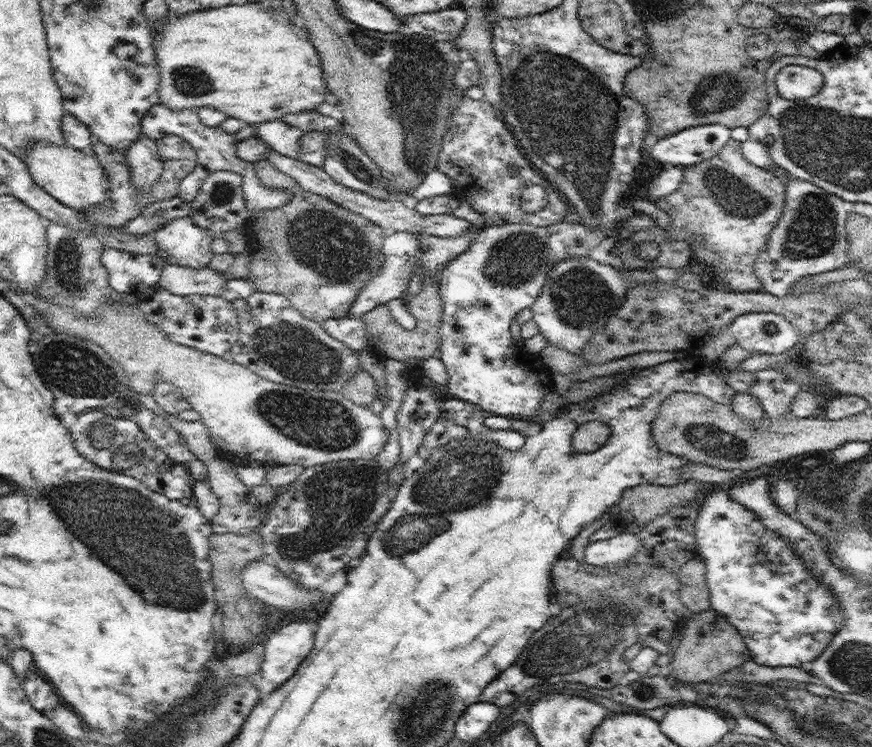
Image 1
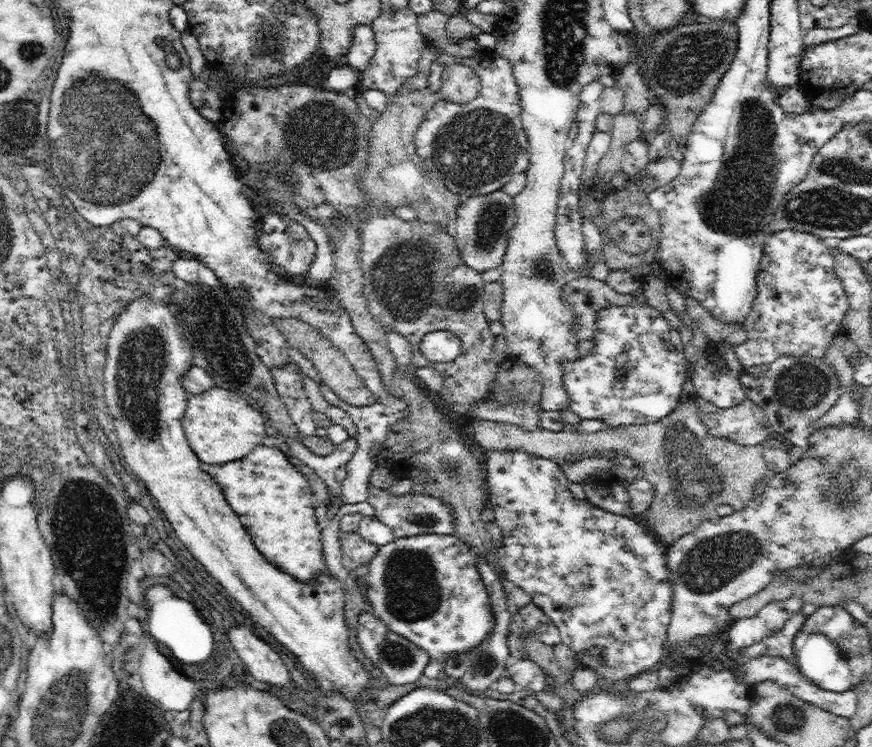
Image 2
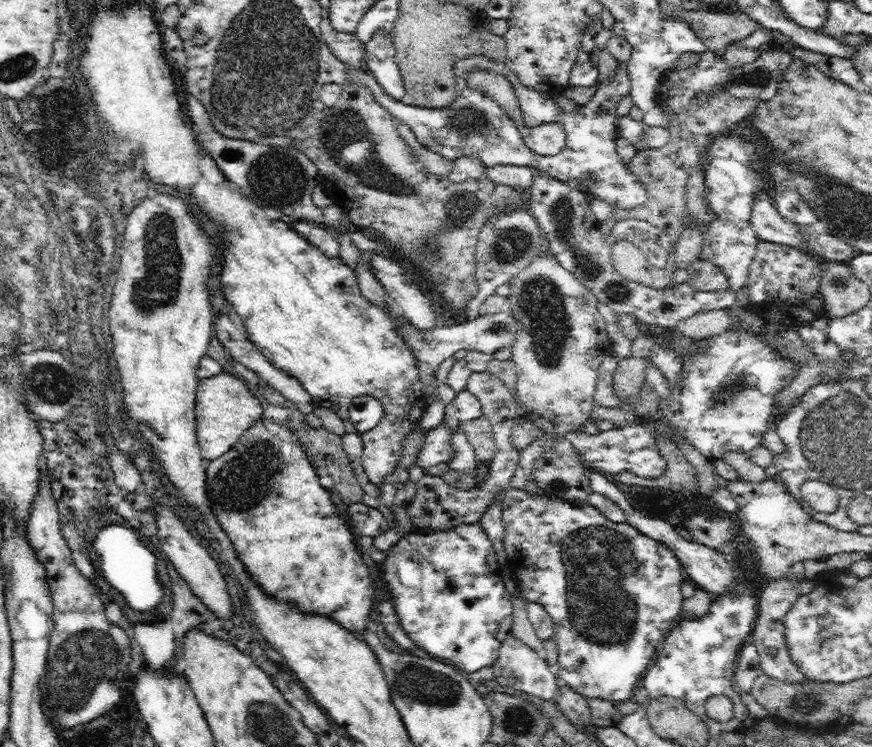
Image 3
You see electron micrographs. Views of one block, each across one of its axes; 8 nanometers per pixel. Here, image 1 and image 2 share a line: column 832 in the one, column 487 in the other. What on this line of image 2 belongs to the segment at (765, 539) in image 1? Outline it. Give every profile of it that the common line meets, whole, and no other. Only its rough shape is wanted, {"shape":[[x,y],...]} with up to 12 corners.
{"shape":[[453,534],[395,538],[368,600],[430,660],[493,631],[476,554]]}

